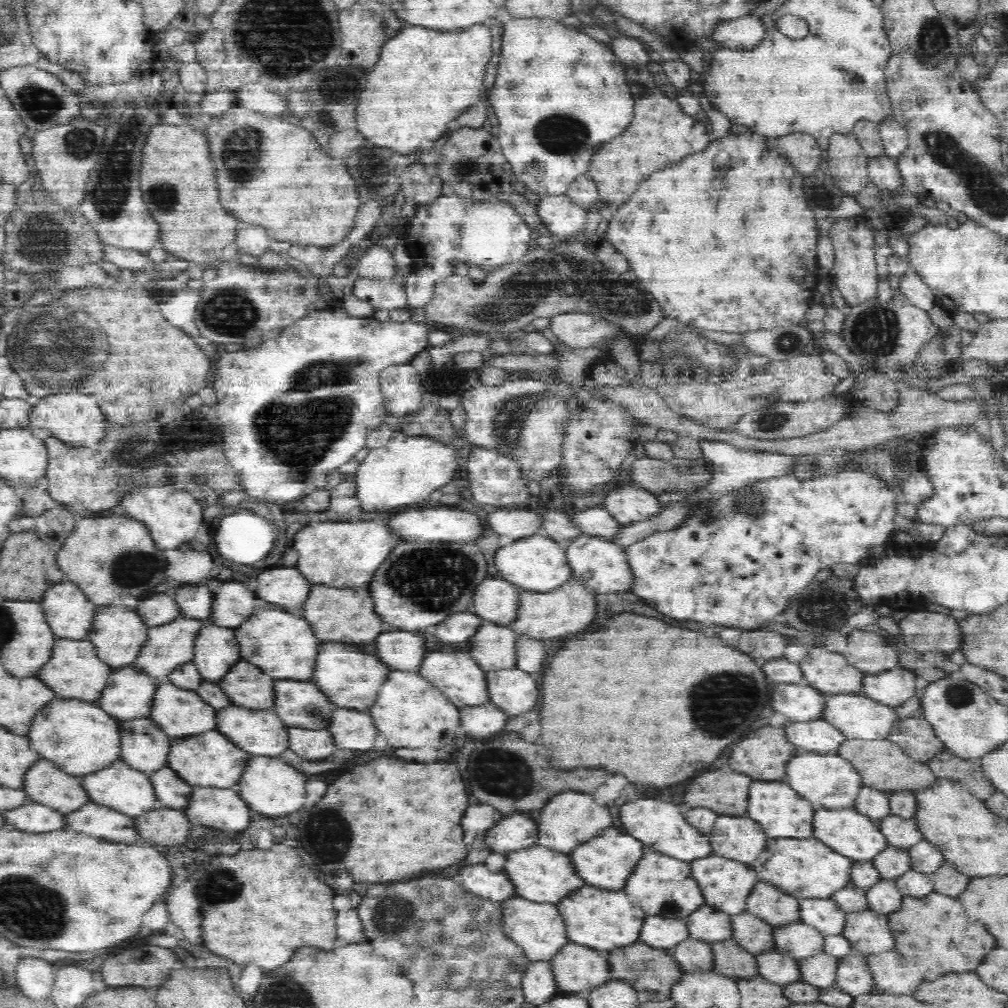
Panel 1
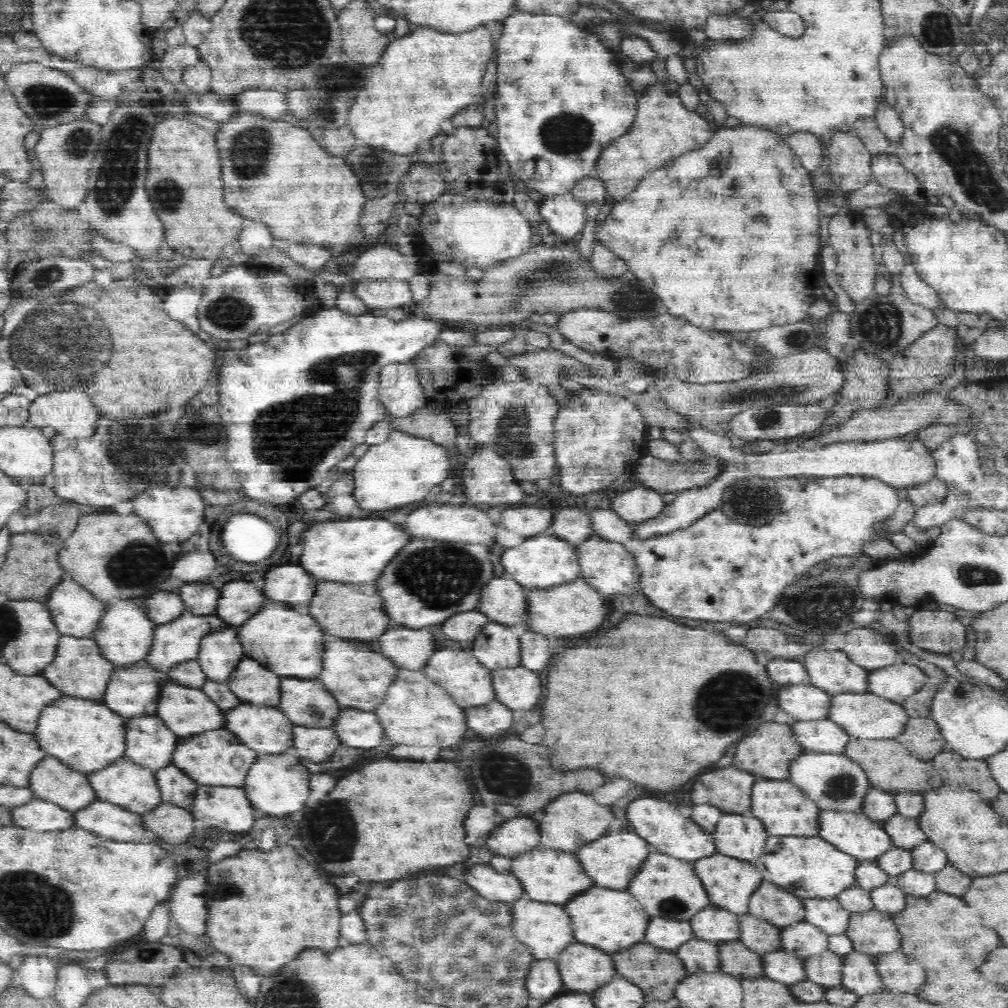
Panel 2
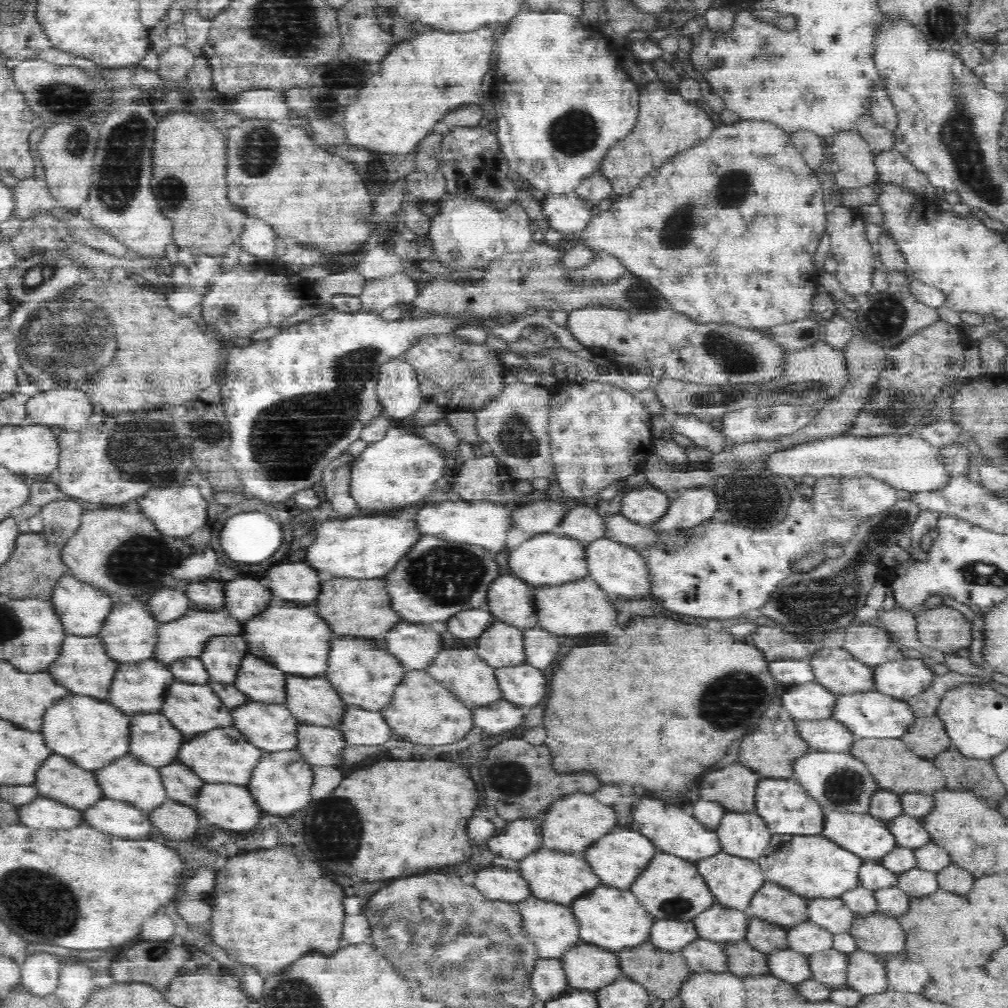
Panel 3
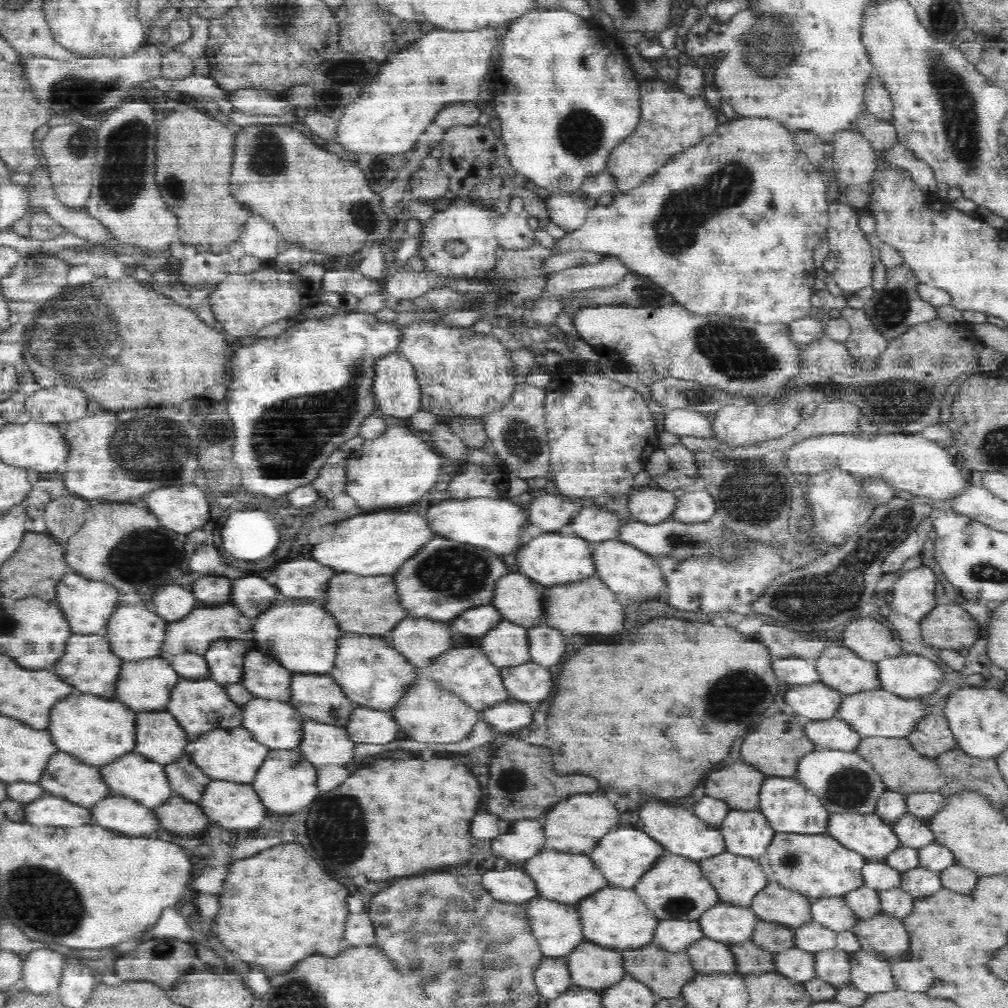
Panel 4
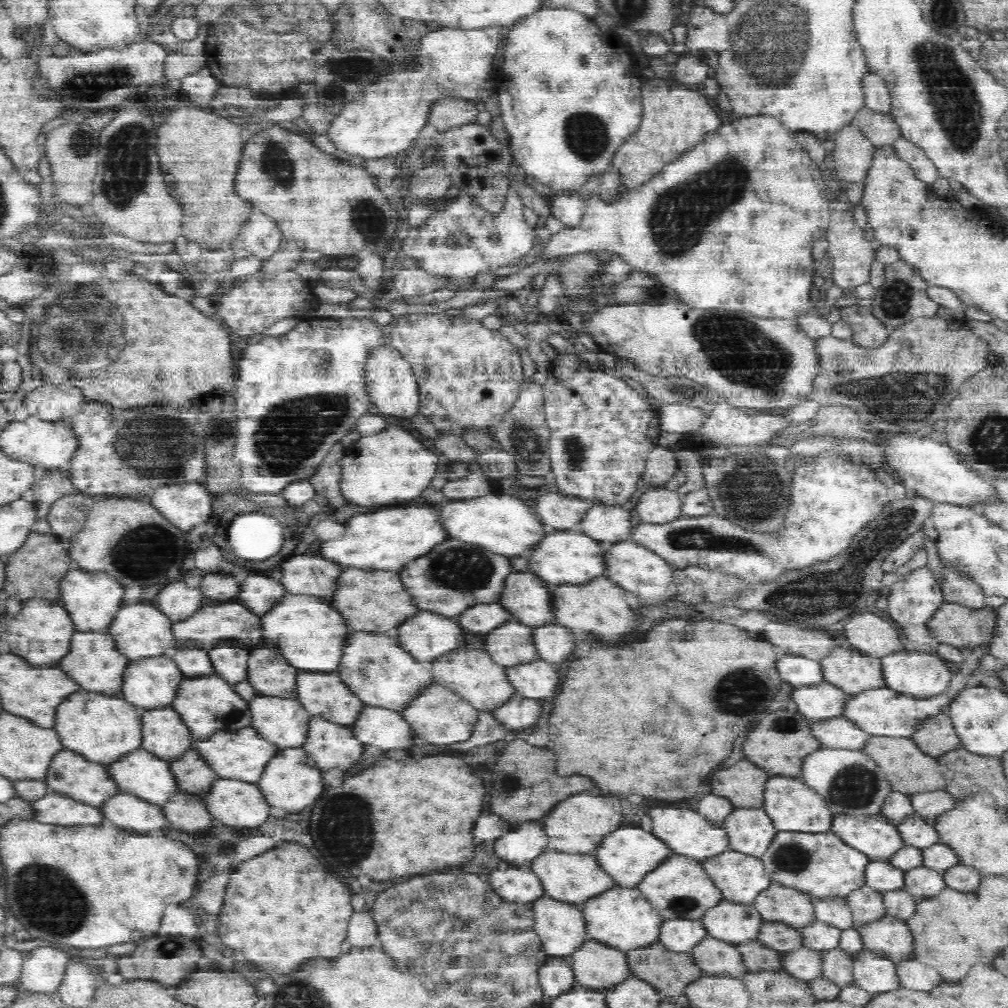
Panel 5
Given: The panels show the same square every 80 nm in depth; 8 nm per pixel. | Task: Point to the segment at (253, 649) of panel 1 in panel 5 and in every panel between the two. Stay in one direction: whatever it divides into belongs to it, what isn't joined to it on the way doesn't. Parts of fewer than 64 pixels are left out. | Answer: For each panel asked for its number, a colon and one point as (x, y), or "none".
2: (288, 639)
3: (296, 637)
4: (301, 634)
5: (312, 633)

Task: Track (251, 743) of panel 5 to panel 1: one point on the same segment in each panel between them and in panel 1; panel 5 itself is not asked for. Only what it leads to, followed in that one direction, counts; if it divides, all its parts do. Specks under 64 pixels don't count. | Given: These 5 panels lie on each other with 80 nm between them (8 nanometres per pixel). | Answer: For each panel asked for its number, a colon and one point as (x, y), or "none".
1: (210, 758)
2: (217, 757)
3: (222, 755)
4: (234, 754)

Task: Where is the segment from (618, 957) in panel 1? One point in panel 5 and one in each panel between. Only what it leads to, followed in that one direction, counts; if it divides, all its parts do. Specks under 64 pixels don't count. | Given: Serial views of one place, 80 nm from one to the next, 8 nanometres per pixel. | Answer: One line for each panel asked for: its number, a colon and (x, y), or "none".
2: (658, 972)
3: (664, 972)
4: (666, 972)
5: (671, 972)

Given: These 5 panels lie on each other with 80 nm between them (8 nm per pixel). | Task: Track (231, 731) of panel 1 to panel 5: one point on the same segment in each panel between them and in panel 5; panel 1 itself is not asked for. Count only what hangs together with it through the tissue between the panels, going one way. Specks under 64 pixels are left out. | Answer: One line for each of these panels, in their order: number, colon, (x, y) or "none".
2: (267, 729)
3: (274, 727)
4: (279, 724)
5: (284, 720)

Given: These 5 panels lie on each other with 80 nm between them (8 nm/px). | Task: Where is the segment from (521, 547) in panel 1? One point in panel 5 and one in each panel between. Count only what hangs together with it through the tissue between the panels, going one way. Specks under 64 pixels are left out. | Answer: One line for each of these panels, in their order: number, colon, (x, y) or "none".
2: (543, 560)
3: (546, 560)
4: (553, 558)
5: (566, 557)

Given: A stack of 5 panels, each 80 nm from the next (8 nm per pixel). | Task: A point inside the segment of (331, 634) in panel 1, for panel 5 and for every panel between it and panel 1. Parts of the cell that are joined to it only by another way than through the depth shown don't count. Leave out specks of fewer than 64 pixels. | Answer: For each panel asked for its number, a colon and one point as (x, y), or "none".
2: (350, 610)
3: (354, 606)
4: (371, 605)
5: (372, 599)

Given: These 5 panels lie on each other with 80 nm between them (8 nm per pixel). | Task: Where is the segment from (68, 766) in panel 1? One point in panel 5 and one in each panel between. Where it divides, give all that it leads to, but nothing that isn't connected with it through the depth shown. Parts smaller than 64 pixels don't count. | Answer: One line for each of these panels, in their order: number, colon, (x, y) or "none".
2: (86, 735)
3: (92, 732)
4: (99, 730)
5: (103, 727)

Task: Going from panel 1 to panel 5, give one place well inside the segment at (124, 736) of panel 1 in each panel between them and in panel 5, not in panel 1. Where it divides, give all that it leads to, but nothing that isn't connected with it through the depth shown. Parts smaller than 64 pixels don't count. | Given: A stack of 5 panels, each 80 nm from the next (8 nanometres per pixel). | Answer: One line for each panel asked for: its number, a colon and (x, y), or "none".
2: (150, 743)
3: (155, 740)
4: (160, 737)
5: (165, 733)

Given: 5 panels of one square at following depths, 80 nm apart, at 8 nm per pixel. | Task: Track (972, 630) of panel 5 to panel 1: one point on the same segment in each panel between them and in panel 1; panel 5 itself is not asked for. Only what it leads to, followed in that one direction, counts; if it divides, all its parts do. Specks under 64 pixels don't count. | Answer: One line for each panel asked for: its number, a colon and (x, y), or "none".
1: (926, 631)
2: (940, 631)
3: (943, 629)
4: (947, 625)

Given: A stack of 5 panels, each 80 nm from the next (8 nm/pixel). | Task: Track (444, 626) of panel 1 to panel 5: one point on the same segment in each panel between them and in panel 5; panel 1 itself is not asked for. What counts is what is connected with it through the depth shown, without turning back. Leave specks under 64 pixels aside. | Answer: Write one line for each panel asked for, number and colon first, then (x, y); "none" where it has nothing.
2: (467, 625)
3: (471, 623)
4: (477, 621)
5: (484, 617)

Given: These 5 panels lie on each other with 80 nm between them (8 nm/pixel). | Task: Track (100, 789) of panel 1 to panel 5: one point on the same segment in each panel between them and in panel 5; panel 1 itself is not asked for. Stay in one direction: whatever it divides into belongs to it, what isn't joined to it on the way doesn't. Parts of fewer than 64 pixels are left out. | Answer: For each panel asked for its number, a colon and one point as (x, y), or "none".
2: (124, 782)
3: (127, 778)
4: (133, 775)
5: (141, 772)

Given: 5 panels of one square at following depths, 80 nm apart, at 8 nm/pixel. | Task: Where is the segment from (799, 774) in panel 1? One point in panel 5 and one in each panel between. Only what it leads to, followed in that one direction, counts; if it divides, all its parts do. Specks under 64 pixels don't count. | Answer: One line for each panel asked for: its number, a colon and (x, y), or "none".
2: (835, 782)
3: (839, 781)
4: (845, 782)
5: (853, 784)

